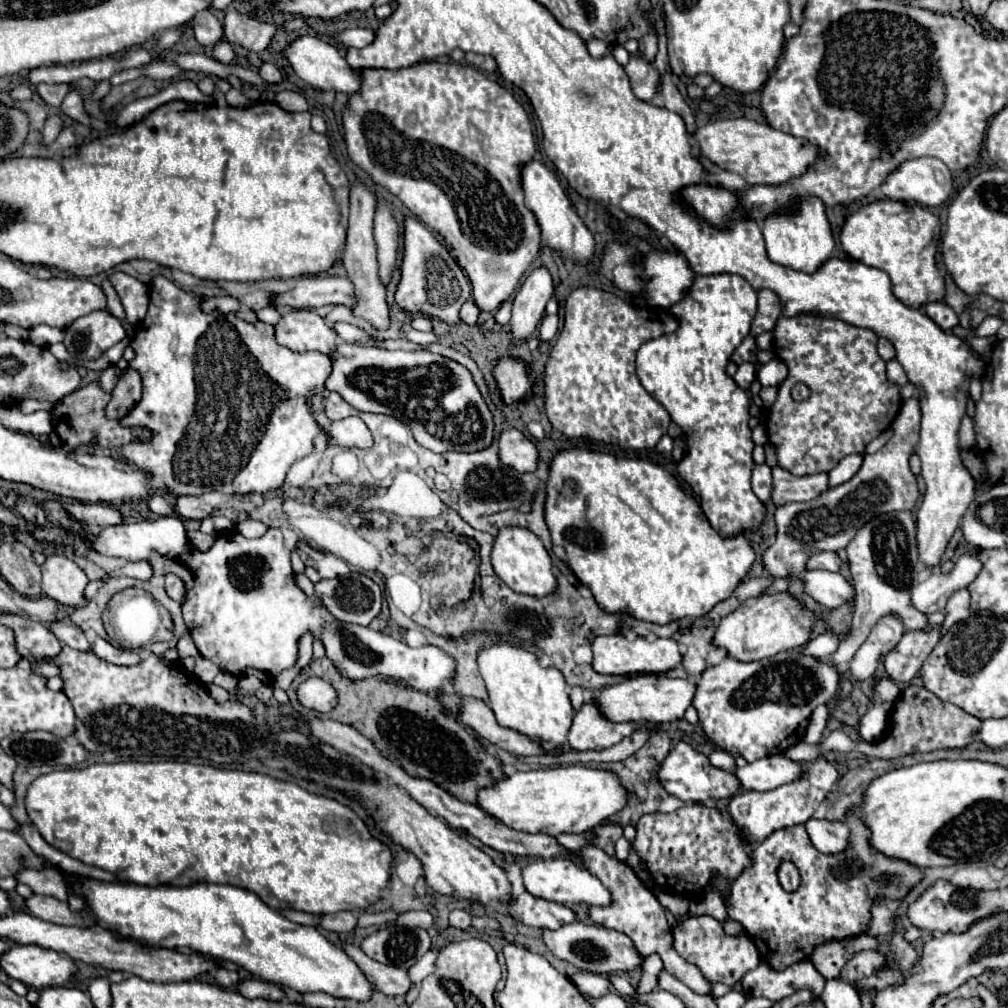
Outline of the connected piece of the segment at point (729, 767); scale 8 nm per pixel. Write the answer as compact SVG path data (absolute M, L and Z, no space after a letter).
M715 750L711 756L709 756L711 764L721 768L721 770L727 770L731 774L737 772L737 764L735 764L735 758L729 754L729 752L723 752L723 750Z

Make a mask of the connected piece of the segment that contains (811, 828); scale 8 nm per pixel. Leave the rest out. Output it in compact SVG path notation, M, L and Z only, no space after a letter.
M809 820L805 826L813 846L823 854L837 854L849 848L849 828L843 822Z

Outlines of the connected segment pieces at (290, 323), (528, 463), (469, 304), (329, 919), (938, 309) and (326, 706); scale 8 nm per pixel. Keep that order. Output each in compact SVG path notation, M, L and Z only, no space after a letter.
M289 310L275 326L277 344L293 352L321 352L333 356L337 348L335 330L311 310Z
M509 428L499 438L501 460L517 472L535 472L539 464L539 448L523 432Z
M467 300L463 306L461 306L461 312L459 312L459 318L467 324L477 324L477 318L479 318L479 308L475 306L473 300Z
M333 912L333 914L321 914L319 926L329 932L351 932L357 924L357 918L353 912Z
M931 302L931 304L927 304L925 312L943 330L951 330L951 328L955 328L959 324L959 318L957 318L955 310L951 306L943 304L943 302Z
M311 676L299 684L297 698L305 708L315 712L329 712L337 706L335 688L317 676Z

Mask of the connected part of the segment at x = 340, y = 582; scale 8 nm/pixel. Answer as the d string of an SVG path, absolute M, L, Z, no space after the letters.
M351 572L343 578L319 580L315 594L321 604L341 622L353 622L369 626L369 622L381 612L381 588L365 574Z

